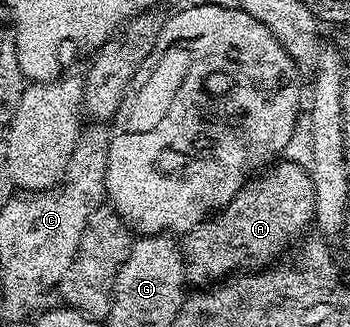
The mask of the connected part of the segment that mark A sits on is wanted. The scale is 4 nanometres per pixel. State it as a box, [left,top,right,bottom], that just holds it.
[180,159,316,286]

